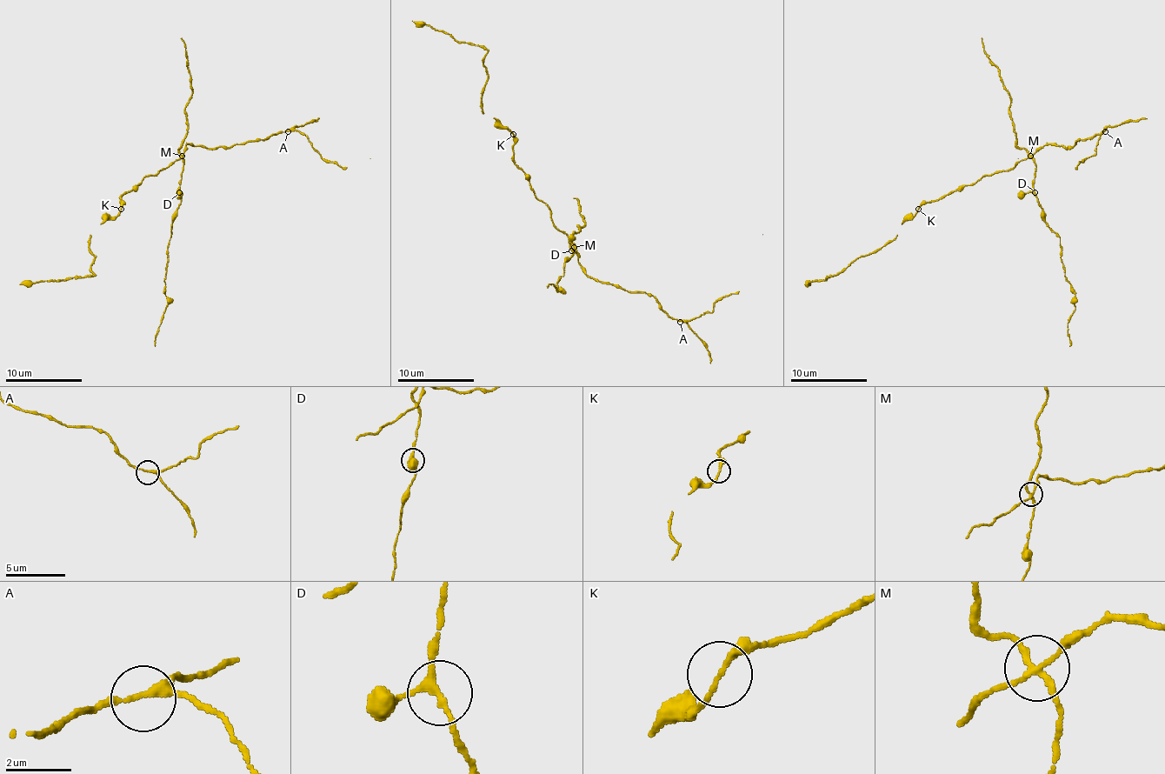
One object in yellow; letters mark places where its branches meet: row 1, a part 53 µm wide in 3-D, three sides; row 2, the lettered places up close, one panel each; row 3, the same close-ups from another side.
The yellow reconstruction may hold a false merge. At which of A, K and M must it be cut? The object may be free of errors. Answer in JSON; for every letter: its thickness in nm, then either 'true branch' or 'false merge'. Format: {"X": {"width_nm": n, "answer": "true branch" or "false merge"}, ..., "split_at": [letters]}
{"A": {"width_nm": 190, "answer": "true branch"}, "K": {"width_nm": 180, "answer": "true branch"}, "M": {"width_nm": 190, "answer": "true branch"}, "split_at": []}

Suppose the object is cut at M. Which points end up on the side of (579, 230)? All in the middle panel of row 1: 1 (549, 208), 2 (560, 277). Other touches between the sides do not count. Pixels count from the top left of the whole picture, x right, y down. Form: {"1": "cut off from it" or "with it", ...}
{"1": "cut off from it", "2": "with it"}

